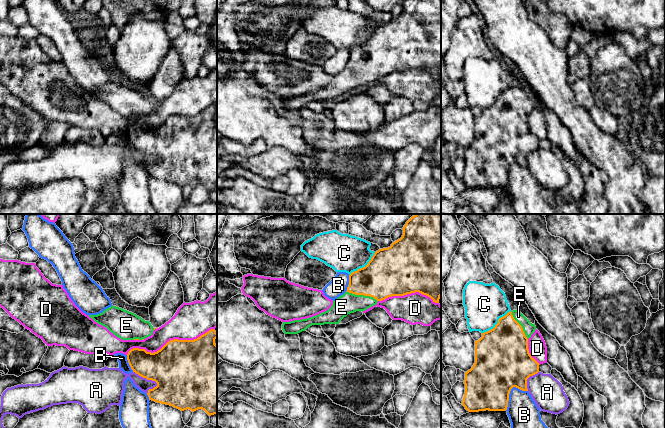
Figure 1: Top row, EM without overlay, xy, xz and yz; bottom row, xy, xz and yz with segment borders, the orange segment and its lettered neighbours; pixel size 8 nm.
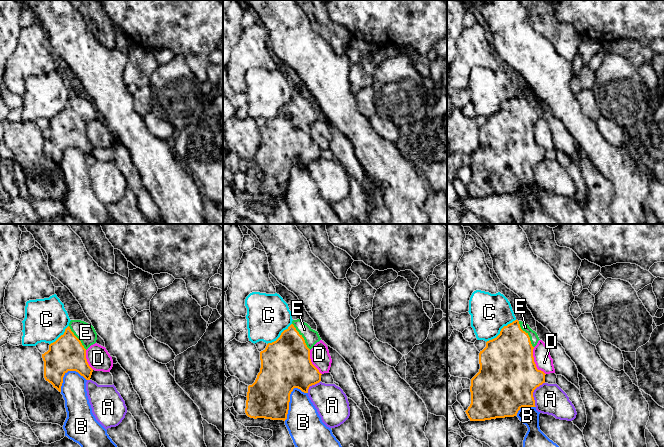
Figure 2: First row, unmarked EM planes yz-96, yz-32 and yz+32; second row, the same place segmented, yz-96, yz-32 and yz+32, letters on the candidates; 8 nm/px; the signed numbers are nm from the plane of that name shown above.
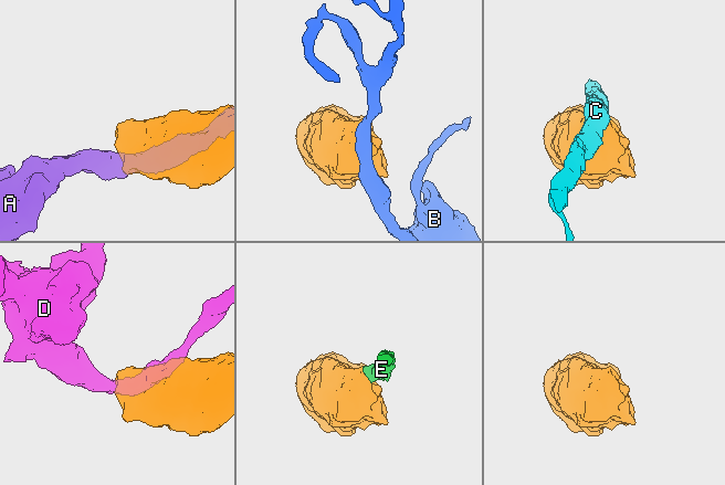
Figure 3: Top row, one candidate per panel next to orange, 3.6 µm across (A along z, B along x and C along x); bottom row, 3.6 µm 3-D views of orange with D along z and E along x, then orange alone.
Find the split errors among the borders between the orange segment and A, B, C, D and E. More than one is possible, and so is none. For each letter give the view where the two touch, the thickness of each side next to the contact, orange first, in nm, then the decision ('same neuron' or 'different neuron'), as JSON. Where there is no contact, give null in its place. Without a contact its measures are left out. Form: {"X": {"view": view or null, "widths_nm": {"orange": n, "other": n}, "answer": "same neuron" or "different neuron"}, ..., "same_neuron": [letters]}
{"A": {"view": "xy", "widths_nm": {"orange": 380, "other": 160}, "answer": "different neuron"}, "B": {"view": "yz", "widths_nm": {"orange": 440, "other": 260}, "answer": "different neuron"}, "C": {"view": "yz", "widths_nm": {"orange": 420, "other": 320}, "answer": "different neuron"}, "D": {"view": "xy", "widths_nm": {"orange": 460, "other": 280}, "answer": "different neuron"}, "E": {"view": "xz", "widths_nm": {"orange": 360, "other": 160}, "answer": "same neuron"}, "same_neuron": ["E"]}

